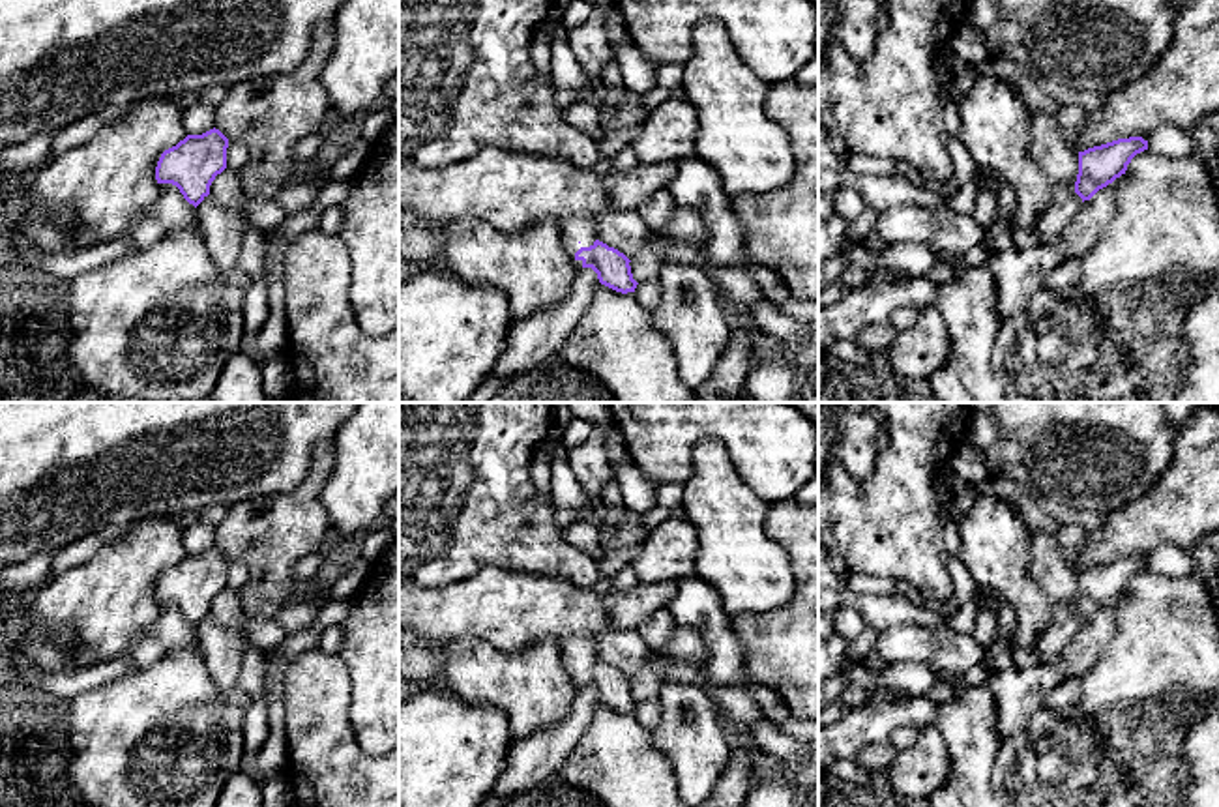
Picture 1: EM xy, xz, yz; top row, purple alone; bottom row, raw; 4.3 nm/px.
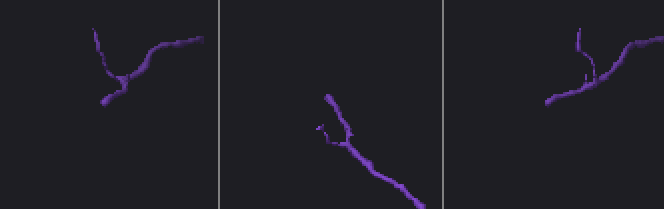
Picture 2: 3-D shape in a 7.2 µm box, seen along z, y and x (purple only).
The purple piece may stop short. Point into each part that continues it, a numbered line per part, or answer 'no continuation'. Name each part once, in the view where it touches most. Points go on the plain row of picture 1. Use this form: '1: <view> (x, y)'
1: xz (577, 648)

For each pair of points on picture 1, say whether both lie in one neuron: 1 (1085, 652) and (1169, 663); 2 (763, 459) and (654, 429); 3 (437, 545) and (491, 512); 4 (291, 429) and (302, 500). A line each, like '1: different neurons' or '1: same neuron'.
1: different neurons
2: same neuron
3: same neuron
4: different neurons

